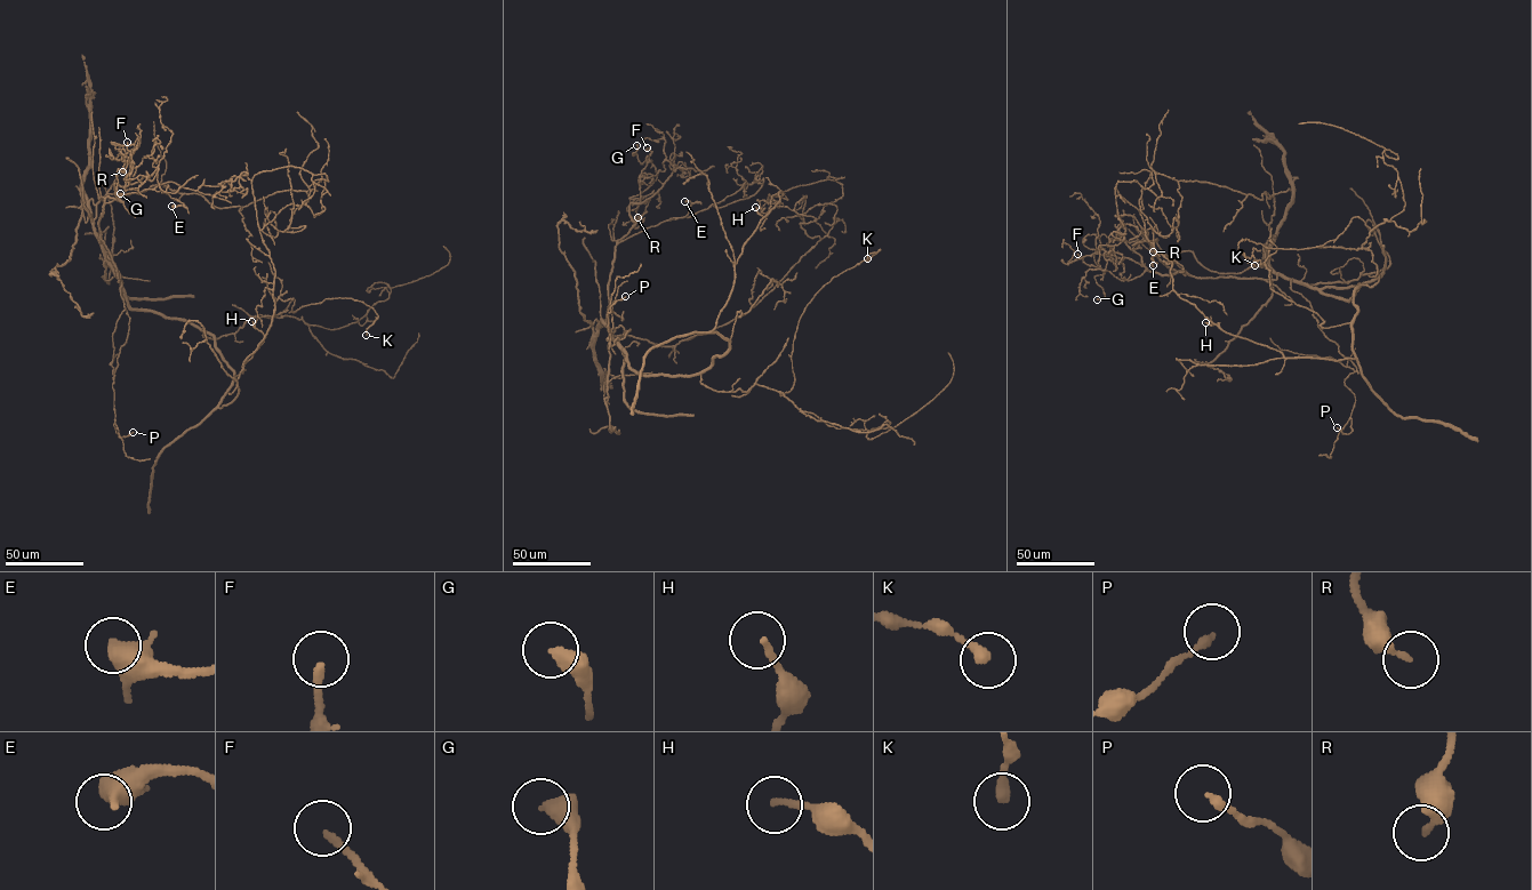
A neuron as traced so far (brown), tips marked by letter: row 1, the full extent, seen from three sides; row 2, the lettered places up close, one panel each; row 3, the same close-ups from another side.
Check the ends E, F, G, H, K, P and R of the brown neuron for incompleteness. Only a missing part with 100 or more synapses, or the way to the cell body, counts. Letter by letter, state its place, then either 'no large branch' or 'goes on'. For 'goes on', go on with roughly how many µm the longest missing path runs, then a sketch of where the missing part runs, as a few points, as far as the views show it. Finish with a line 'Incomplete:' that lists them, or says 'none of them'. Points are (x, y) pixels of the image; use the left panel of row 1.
E: (171, 206) | no large branch
F: (127, 142) | no large branch
G: (120, 193) | no large branch
H: (251, 321) | no large branch
K: (366, 335) | no large branch
P: (133, 432) | no large branch
R: (122, 171) | no large branch
Incomplete: none of them

